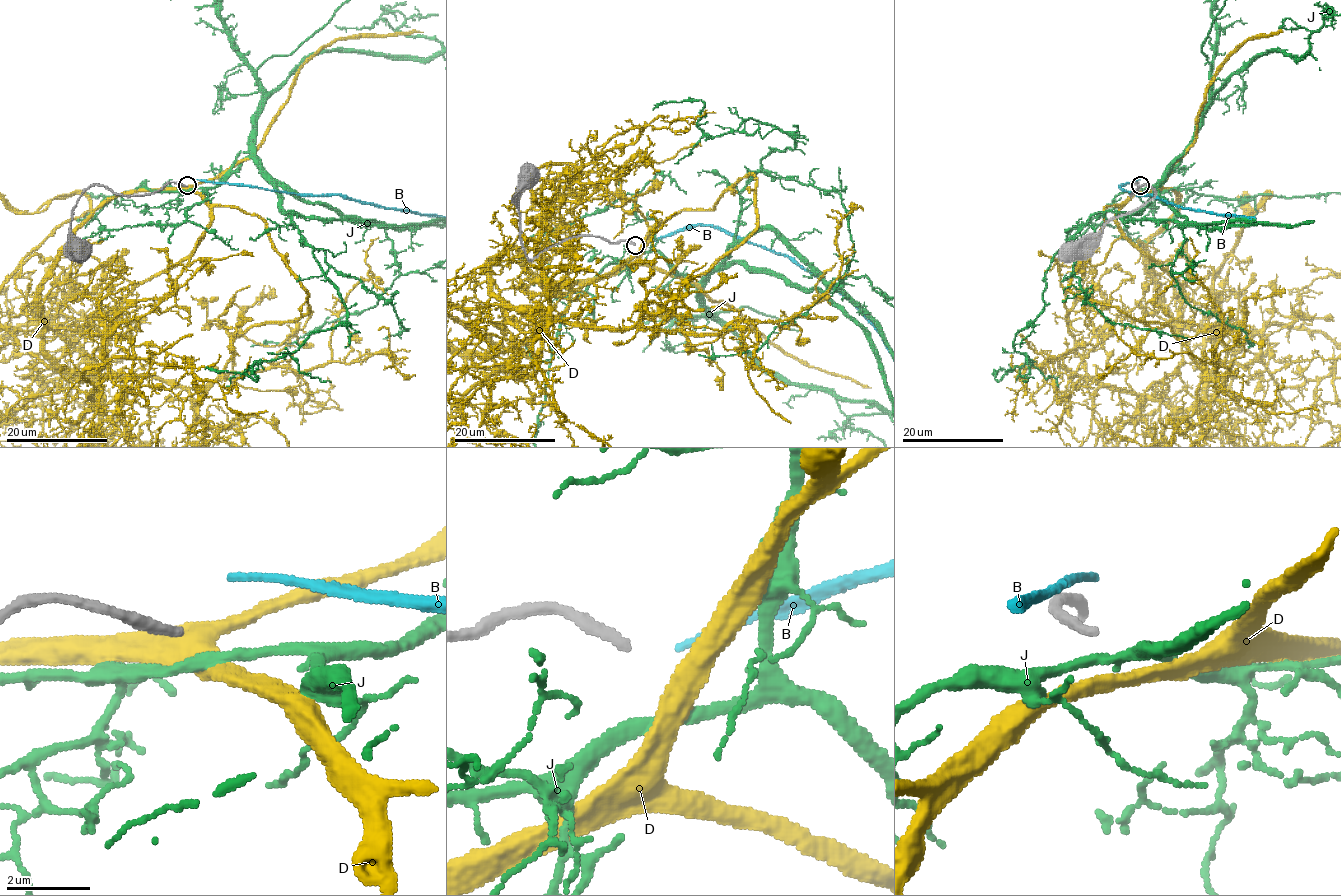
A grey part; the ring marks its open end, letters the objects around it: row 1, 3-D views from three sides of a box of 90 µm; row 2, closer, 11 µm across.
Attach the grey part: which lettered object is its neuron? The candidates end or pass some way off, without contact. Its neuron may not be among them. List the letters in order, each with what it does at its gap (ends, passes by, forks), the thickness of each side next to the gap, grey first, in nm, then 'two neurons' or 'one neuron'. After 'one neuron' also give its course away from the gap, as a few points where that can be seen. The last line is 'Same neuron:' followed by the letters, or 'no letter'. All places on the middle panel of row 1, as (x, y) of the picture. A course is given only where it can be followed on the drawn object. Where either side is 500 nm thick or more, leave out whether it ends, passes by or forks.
B: it ends | 240/140 nm | two neurons
D: it passes by | 240/420 nm | two neurons
J: it passes by | 240/320 nm | two neurons
Same neuron: no letter

